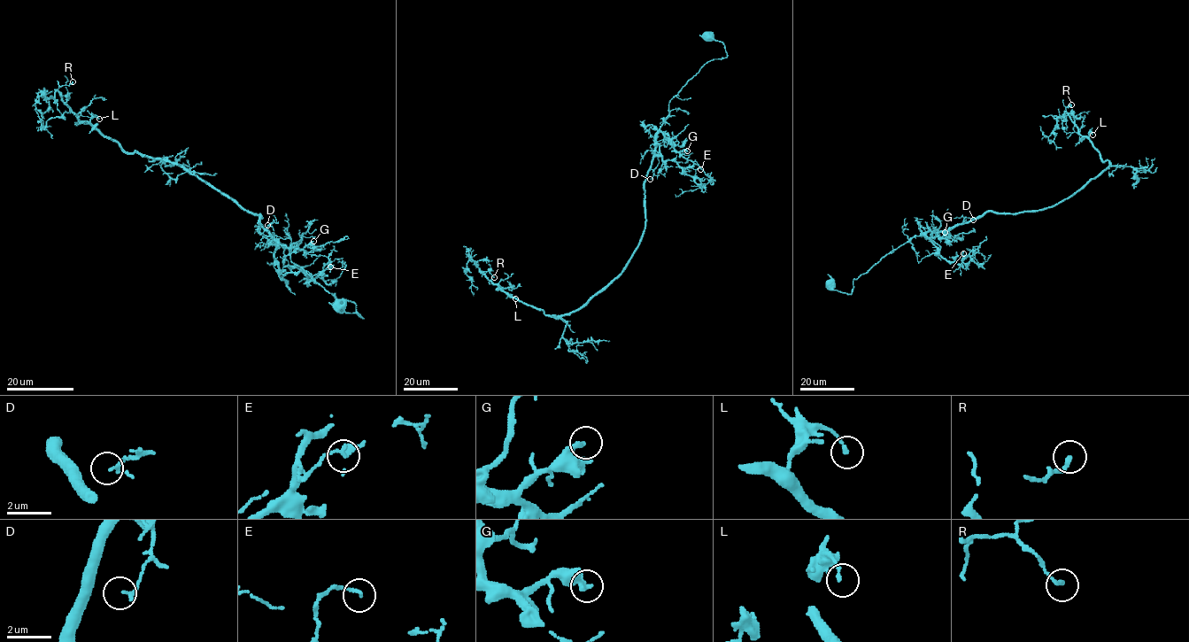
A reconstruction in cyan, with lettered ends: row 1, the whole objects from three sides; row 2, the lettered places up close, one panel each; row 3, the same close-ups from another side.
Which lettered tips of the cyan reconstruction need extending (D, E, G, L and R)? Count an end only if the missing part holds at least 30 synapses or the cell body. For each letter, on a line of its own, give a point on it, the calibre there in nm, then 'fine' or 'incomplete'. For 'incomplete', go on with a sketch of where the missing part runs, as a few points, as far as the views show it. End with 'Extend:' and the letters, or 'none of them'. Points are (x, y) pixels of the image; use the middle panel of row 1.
D: place (650, 179); calibre 100 nm; fine
E: place (700, 169); calibre 150 nm; fine
G: place (687, 150); calibre 280 nm; incomplete; course (687, 150), (694, 145), (718, 168)
L: place (515, 298); calibre 140 nm; fine
R: place (494, 277); calibre 180 nm; fine
Extend: G

